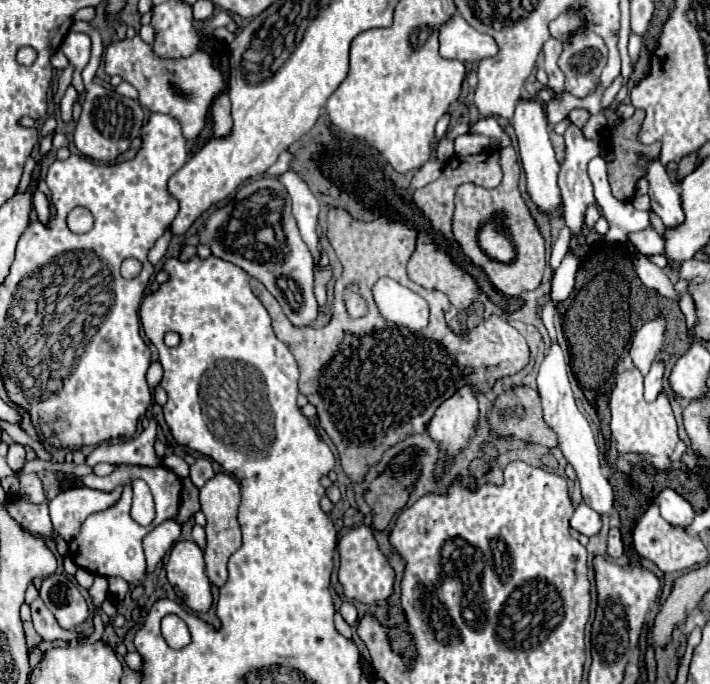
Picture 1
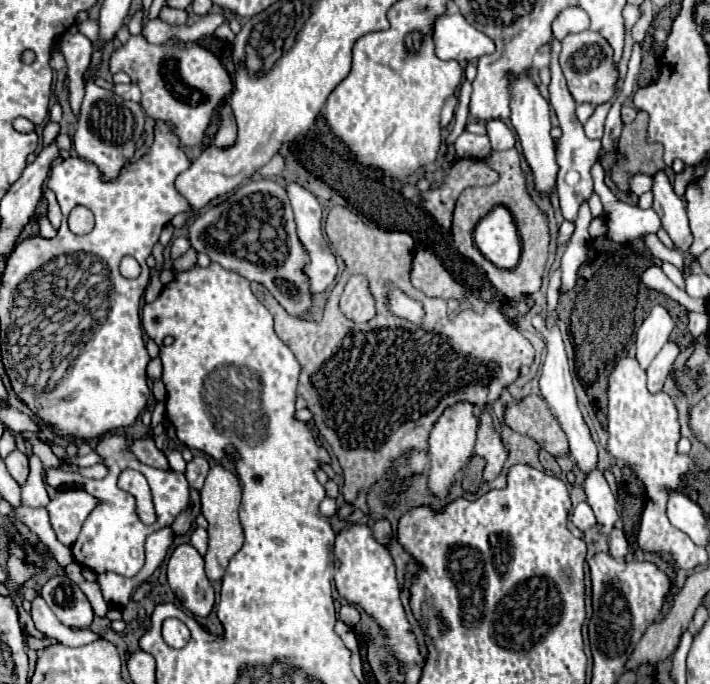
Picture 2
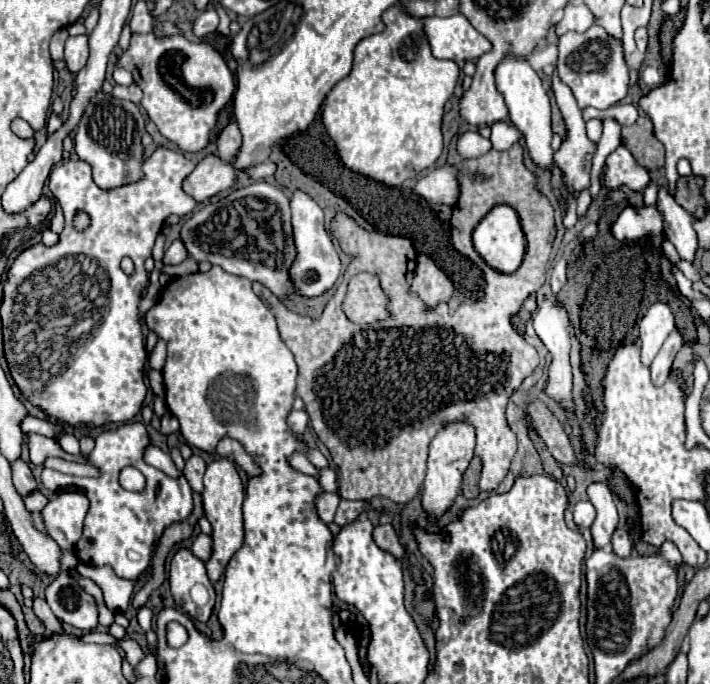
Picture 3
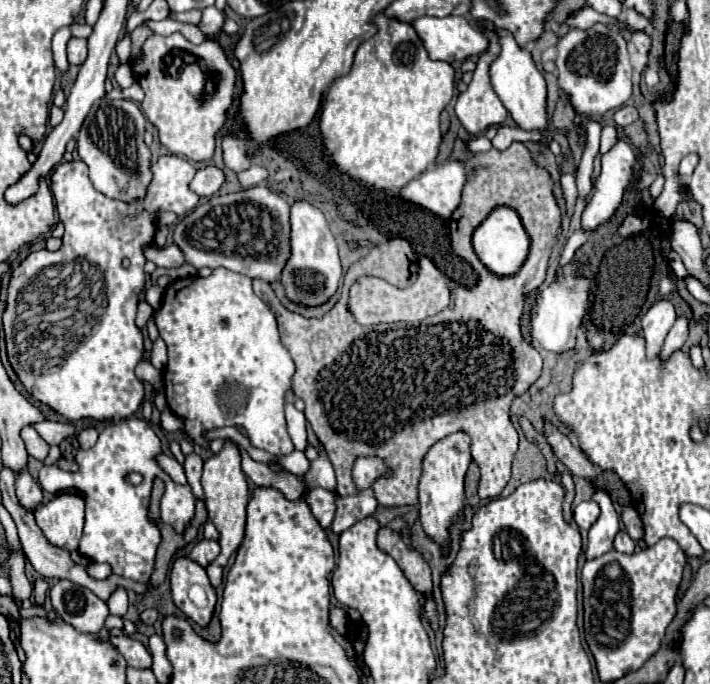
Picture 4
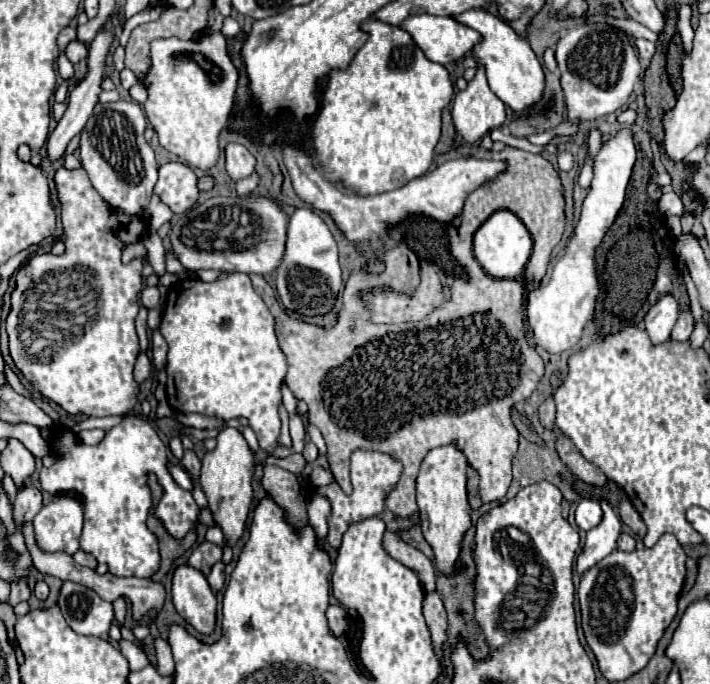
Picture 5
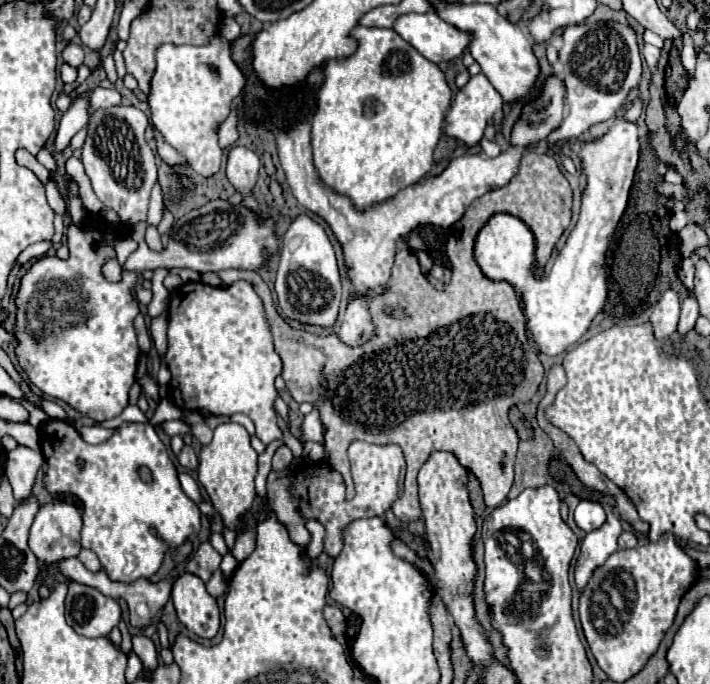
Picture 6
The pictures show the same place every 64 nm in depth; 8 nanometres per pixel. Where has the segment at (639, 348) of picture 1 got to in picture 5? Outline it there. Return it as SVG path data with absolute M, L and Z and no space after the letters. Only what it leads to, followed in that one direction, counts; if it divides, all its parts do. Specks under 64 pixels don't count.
M662 296L646 314L644 326L652 344L662 344L670 338L670 330L678 318L678 304L672 296Z

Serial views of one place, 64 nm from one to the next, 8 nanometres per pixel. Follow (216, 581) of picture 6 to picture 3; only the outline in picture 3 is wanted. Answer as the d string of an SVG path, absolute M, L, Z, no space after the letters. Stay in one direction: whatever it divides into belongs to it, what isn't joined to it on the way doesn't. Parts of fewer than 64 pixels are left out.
M220 458L208 464L206 476L204 476L204 514L212 524L212 556L206 562L206 572L212 582L216 582L224 570L234 552L244 544L244 528L242 528L242 500L244 500L244 486L240 480L240 474L236 472L232 460Z

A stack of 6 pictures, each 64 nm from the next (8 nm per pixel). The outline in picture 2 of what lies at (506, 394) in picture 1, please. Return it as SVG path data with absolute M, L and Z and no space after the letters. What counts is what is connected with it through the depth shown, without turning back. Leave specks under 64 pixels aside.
M530 394L508 404L504 412L504 422L514 432L536 440L552 456L568 454L566 436L540 396Z

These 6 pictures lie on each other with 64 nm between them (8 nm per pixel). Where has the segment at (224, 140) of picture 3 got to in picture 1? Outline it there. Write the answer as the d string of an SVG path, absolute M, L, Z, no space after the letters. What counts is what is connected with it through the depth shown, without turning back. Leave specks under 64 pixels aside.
M220 92L216 100L212 102L212 124L214 124L214 136L226 136L232 128L230 118L230 98L228 92Z

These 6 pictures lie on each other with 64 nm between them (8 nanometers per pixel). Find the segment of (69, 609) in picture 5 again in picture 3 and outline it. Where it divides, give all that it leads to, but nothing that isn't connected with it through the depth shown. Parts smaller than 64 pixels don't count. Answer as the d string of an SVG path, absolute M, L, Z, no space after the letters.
M60 572L46 588L46 602L68 626L90 632L98 624L96 602L66 572Z

